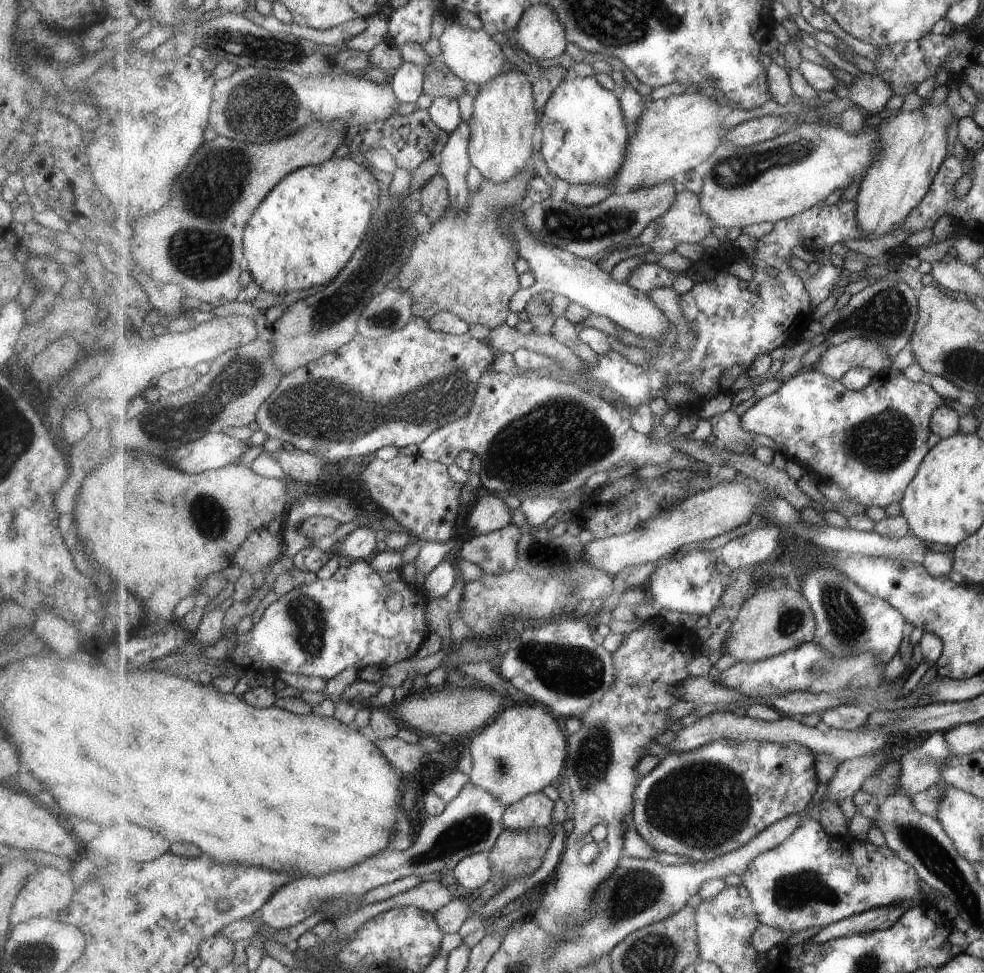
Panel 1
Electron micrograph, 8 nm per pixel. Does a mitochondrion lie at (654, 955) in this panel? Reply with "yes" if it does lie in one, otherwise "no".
yes

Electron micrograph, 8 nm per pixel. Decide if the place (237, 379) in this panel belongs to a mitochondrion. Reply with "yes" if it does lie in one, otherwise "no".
yes

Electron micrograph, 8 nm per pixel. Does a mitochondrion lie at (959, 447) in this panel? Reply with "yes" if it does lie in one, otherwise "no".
no

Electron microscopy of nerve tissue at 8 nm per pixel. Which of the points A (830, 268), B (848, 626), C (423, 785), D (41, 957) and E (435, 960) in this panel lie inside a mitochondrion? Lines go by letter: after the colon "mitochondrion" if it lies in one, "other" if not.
A: other
B: mitochondrion
C: other
D: mitochondrion
E: other

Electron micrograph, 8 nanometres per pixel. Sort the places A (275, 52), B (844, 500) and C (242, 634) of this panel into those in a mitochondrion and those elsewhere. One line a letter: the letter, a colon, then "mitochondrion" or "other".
A: mitochondrion
B: other
C: other

